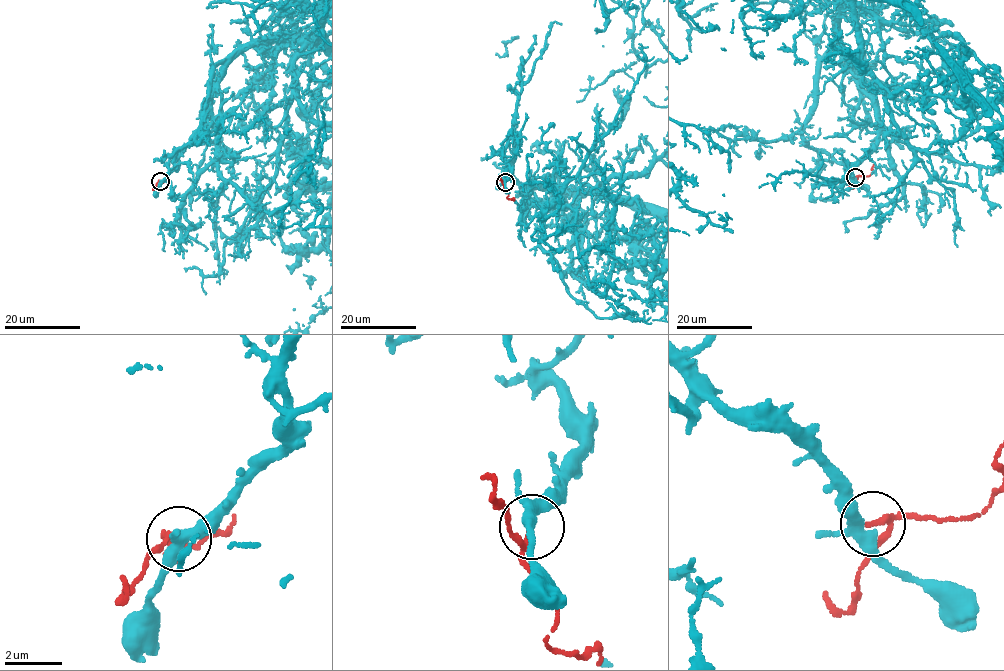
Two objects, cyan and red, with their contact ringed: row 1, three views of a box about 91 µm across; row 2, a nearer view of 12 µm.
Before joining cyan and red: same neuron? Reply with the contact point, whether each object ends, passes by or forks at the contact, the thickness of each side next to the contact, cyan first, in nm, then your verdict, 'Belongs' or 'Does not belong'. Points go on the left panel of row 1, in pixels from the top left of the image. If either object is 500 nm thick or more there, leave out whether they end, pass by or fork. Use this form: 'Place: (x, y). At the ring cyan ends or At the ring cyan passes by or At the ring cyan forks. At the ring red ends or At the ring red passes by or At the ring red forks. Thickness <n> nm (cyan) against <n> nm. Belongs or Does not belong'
Place: (160, 181). At the ring cyan forks. At the ring red passes by. Thickness 320 nm (cyan) against 180 nm. Belongs

